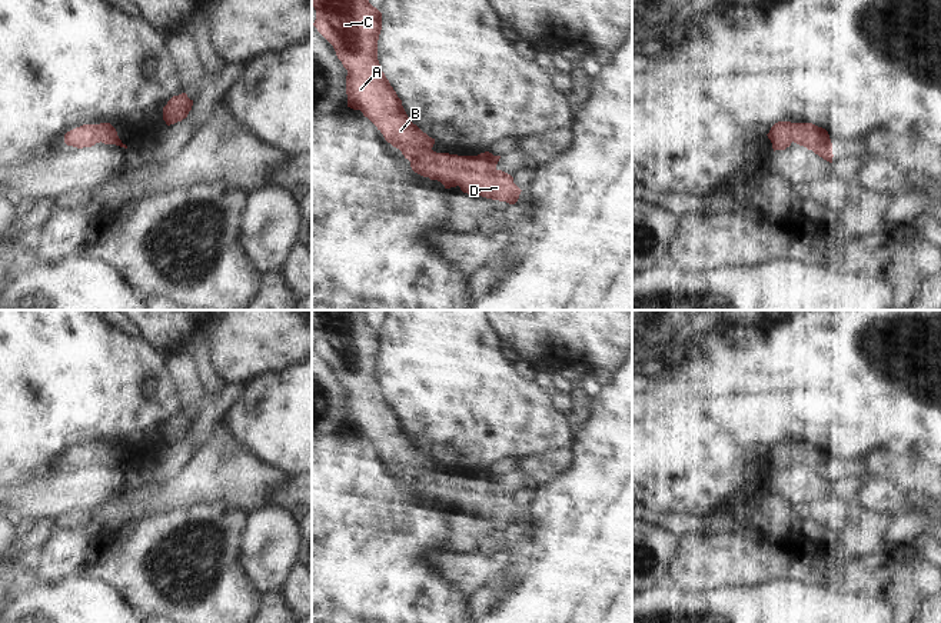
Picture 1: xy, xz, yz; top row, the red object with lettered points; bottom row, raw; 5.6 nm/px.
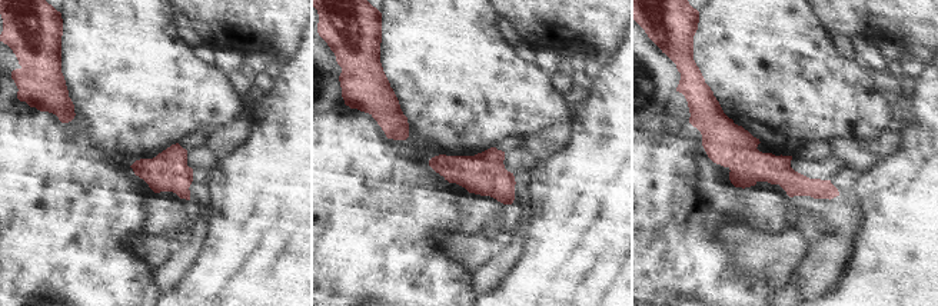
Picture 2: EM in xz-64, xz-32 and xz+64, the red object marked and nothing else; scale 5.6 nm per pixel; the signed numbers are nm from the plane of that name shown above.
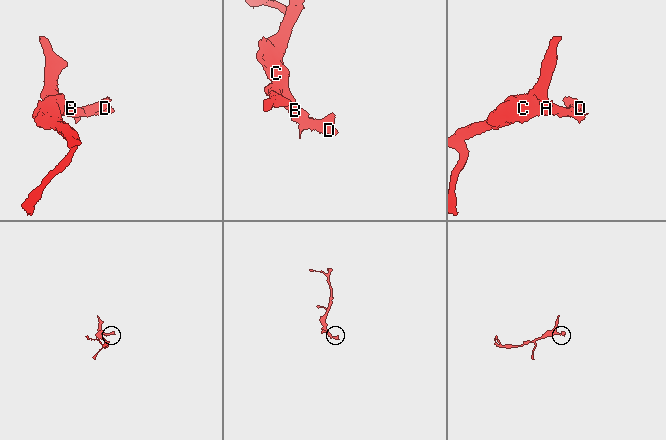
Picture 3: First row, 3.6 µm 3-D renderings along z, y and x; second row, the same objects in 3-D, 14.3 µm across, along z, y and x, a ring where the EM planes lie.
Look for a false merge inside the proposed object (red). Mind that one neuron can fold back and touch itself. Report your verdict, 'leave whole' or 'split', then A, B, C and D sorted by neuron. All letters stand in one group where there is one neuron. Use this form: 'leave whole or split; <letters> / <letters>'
leave whole; A B C D

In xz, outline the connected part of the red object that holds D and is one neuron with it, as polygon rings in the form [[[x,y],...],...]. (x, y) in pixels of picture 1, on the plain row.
[[[312,310],[312,326],[316,330],[313,346],[333,366],[338,379],[348,390],[348,427],[360,430],[385,460],[399,469],[410,482],[415,493],[440,502],[445,509],[459,506],[463,513],[515,524],[521,509],[513,497],[496,489],[501,476],[489,472],[478,476],[458,476],[432,470],[435,459],[423,453],[408,437],[402,420],[390,406],[378,380],[378,360],[382,350],[382,333],[373,327],[365,310]]]

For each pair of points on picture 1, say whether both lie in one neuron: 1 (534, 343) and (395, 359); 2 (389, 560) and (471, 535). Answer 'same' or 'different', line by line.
1: different
2: different

